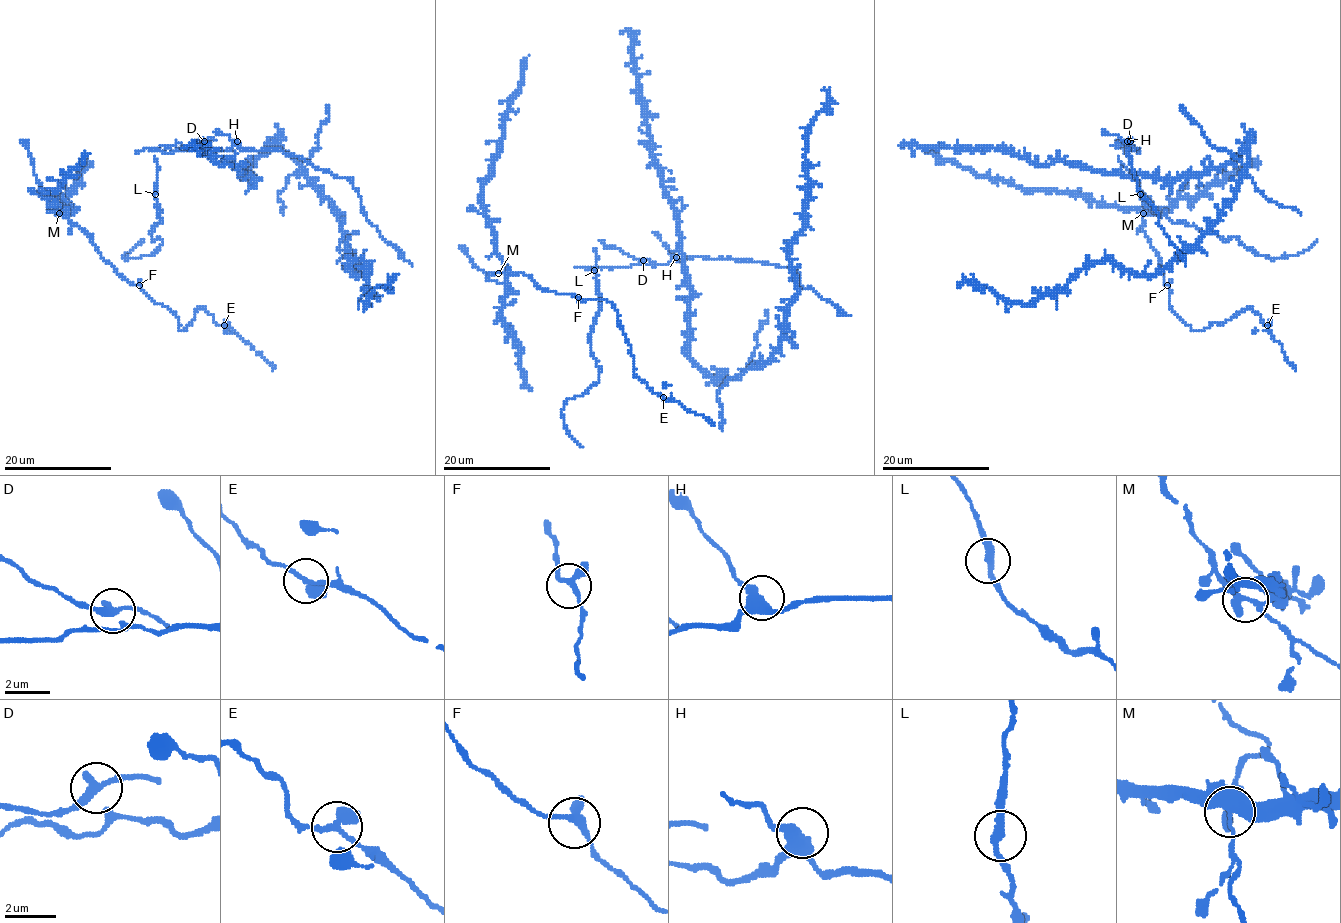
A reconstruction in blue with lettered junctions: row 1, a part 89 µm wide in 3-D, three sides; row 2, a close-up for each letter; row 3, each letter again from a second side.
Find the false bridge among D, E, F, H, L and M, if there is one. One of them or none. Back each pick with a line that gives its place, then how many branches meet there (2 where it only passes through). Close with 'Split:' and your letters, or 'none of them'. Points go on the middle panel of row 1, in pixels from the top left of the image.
D: (643, 260) | 3
Split: D

